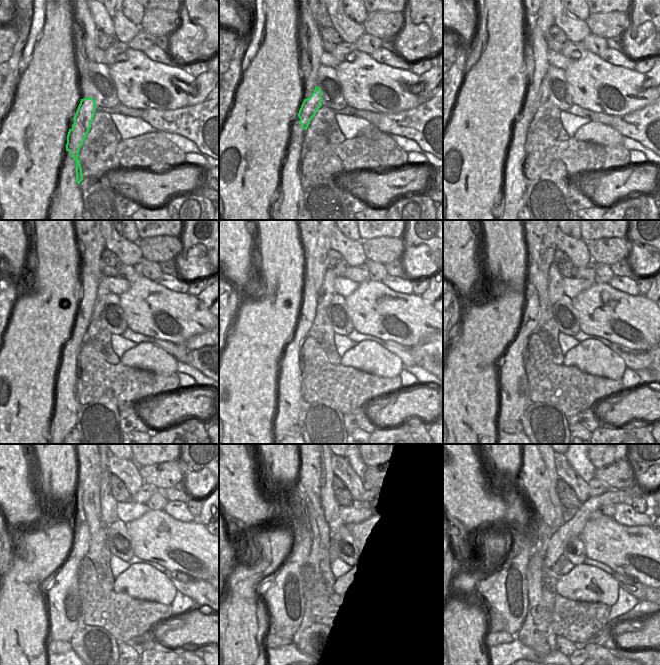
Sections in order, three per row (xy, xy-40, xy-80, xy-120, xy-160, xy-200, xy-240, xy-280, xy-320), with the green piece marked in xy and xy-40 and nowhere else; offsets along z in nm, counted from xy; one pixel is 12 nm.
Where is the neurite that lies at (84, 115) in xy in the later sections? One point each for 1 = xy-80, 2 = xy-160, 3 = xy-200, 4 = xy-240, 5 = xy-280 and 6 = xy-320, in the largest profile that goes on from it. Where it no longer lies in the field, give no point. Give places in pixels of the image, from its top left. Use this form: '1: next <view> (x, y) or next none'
1: next xy-80 (544, 91)
2: next xy-160 (327, 291)
3: next xy-200 (555, 290)
4: next xy-240 (108, 514)
5: next xy-280 (331, 508)
6: next xy-320 (550, 464)

